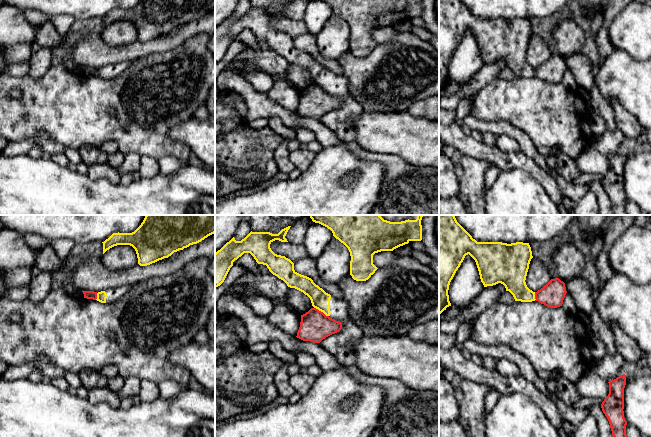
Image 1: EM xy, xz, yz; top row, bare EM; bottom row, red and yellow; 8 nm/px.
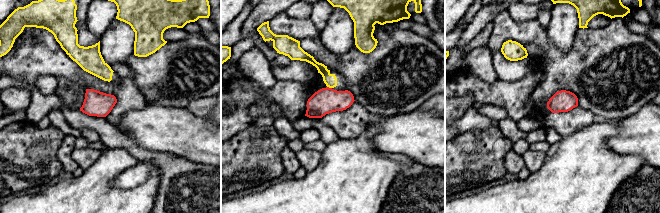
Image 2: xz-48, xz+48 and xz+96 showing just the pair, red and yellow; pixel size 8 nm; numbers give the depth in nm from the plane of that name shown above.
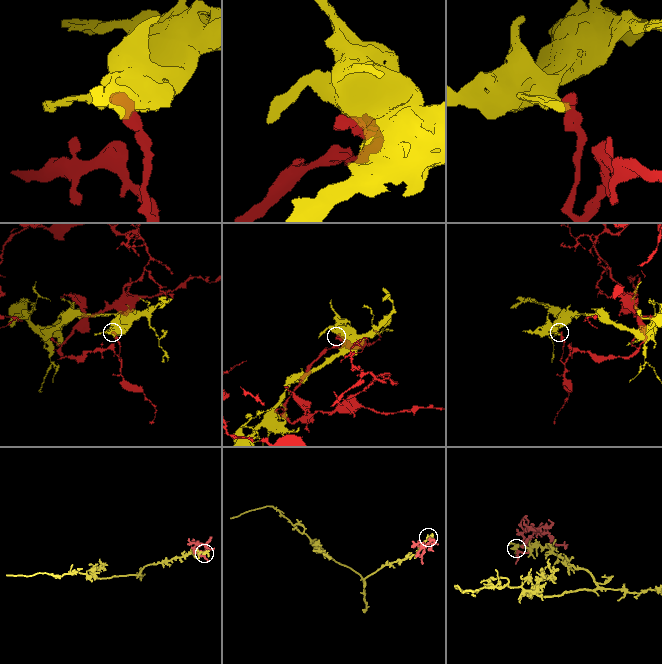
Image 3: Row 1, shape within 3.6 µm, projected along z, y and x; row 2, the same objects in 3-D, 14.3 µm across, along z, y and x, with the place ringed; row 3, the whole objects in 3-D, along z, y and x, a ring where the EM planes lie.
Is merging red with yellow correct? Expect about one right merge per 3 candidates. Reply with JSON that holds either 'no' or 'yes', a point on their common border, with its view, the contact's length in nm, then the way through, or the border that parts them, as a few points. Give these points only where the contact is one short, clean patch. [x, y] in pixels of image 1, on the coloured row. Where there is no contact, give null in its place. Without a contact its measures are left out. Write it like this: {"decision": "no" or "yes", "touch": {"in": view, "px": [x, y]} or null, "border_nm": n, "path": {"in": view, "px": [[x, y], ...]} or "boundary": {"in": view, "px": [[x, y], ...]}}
{"decision": "no", "touch": {"in": "xz", "px": [320, 311]}, "border_nm": 140, "boundary": {"in": "xz", "px": [[314, 307], [328, 316]]}}

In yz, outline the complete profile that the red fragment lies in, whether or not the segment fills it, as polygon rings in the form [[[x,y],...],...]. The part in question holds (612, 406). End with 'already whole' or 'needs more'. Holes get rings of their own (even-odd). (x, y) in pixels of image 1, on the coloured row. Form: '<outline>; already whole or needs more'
[[[623,374],[609,383],[609,394],[601,404],[601,408],[607,417],[613,437],[627,437],[624,418],[624,388],[626,375]]]; already whole

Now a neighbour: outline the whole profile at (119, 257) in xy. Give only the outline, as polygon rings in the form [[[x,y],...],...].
[[[130,245],[110,248],[102,255],[101,261],[110,271],[128,269],[138,264],[136,251]]]

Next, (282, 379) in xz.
[[[284,363],[274,376],[274,383],[278,389],[279,396],[289,398],[295,393],[295,389],[290,384],[290,375],[288,374],[288,363]]]

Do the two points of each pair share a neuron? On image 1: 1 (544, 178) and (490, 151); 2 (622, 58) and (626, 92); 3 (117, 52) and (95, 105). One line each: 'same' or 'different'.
1: same
2: same
3: different

